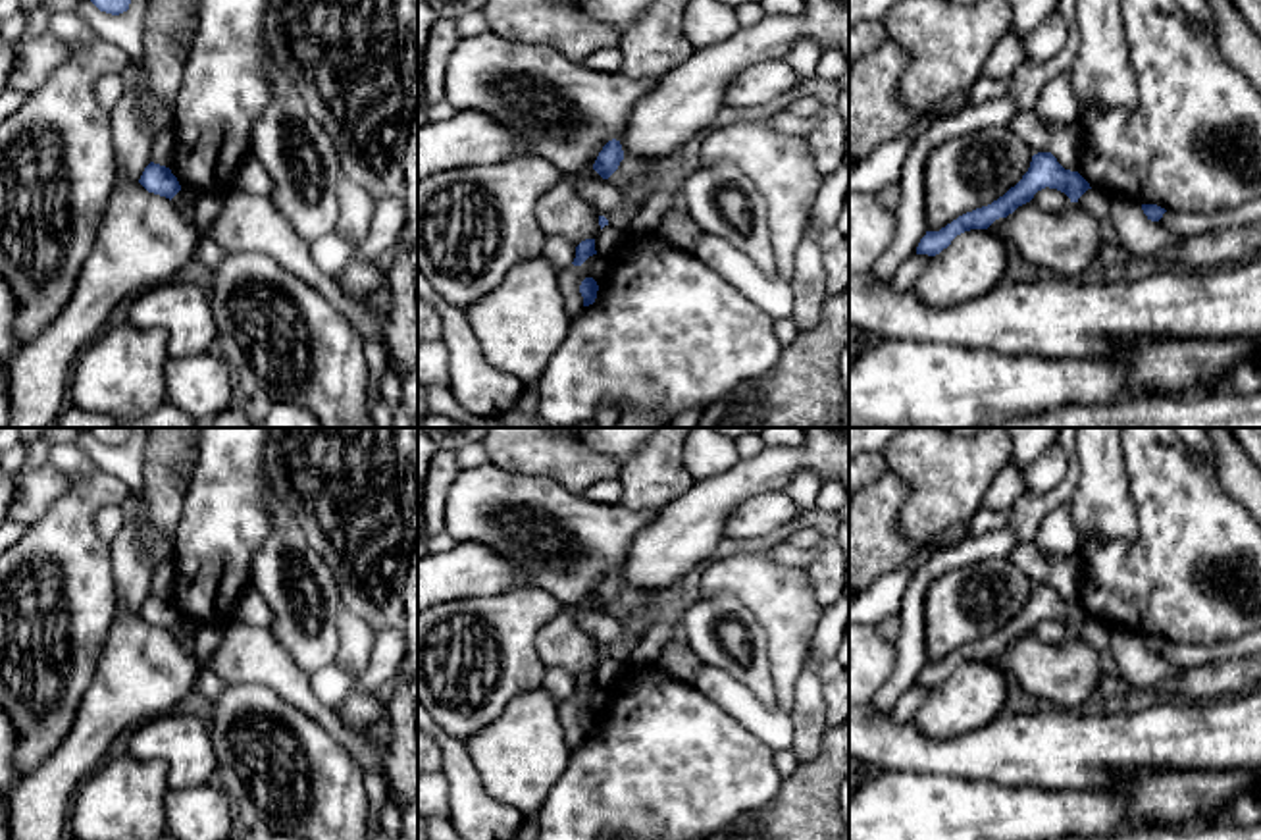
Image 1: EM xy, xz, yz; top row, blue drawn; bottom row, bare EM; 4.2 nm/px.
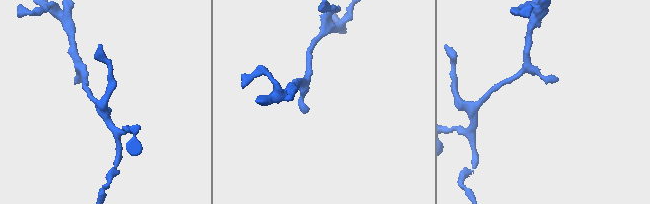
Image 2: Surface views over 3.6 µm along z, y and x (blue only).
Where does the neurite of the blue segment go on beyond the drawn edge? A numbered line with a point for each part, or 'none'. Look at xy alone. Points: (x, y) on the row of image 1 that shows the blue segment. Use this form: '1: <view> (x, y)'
none

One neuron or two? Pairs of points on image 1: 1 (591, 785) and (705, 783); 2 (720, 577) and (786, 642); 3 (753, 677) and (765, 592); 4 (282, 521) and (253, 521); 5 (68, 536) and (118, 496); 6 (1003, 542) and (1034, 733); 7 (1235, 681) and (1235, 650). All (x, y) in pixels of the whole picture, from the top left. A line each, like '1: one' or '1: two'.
1: one
2: one
3: two
4: two
5: one
6: two
7: two

